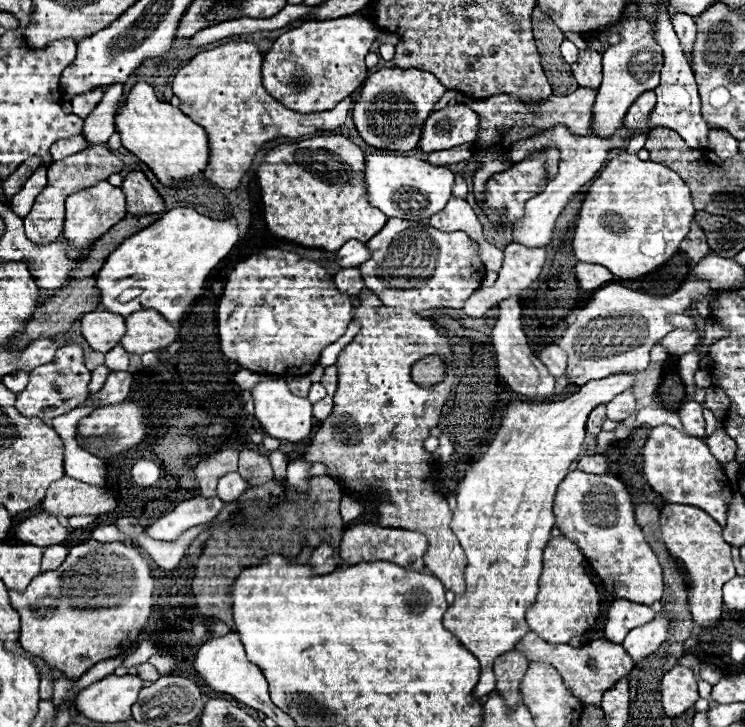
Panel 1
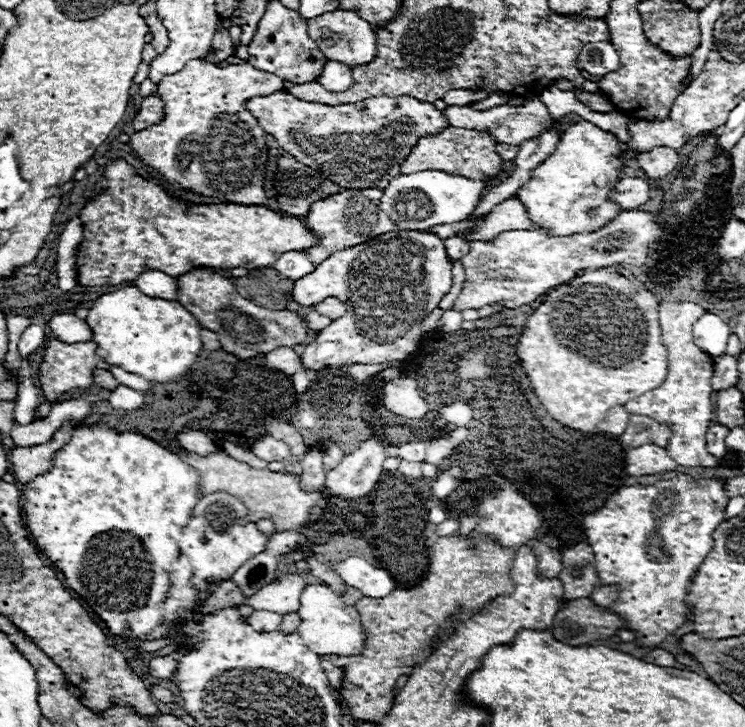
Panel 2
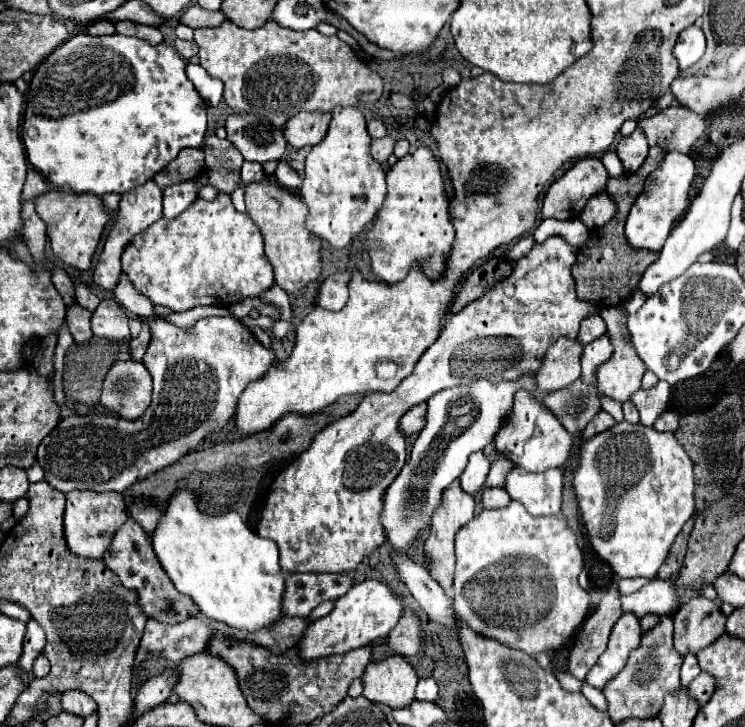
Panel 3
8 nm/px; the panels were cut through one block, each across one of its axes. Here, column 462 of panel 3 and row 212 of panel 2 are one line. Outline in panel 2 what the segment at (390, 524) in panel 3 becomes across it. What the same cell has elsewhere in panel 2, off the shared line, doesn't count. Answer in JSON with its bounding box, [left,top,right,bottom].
[380,170,482,230]

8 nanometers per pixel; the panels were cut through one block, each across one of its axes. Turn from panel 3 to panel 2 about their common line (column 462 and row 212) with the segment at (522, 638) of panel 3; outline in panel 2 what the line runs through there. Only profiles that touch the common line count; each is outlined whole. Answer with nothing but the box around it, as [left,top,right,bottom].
[516,120,626,236]

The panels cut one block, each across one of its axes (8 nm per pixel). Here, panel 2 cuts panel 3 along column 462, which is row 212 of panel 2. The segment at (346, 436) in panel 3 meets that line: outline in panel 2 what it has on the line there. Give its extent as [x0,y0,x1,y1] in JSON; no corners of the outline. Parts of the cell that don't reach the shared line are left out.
[306,188,396,266]

